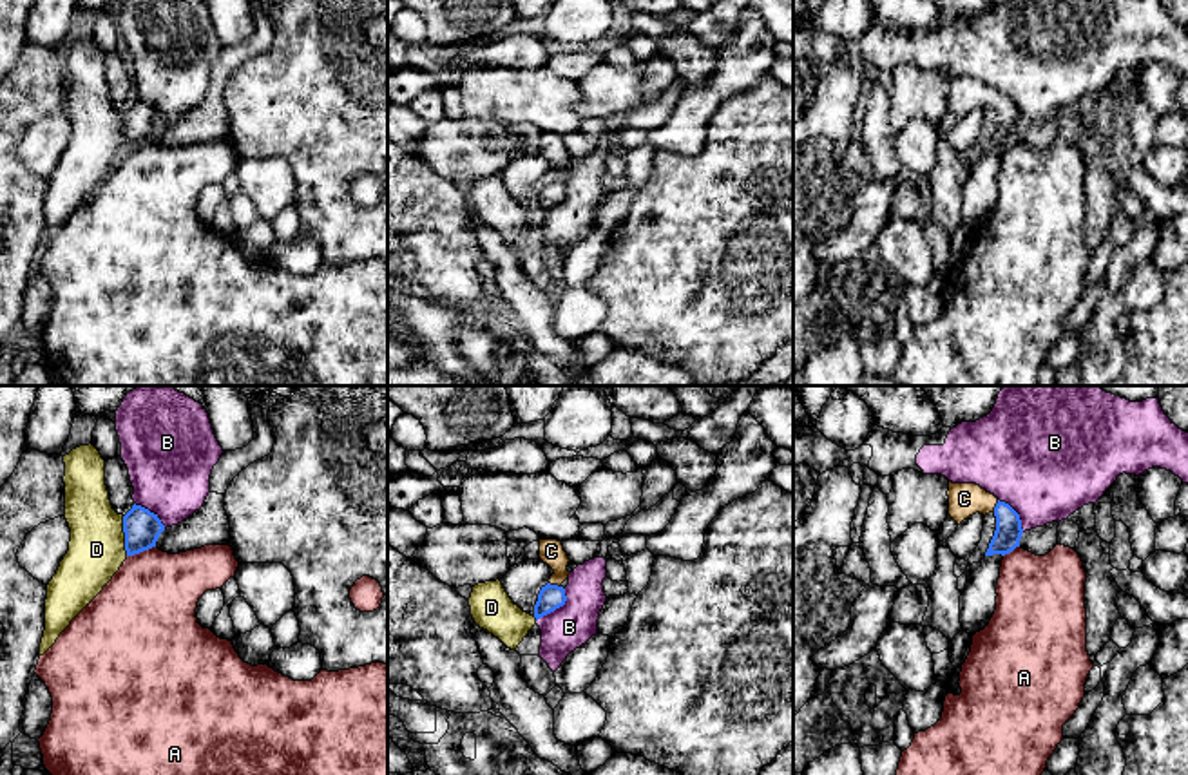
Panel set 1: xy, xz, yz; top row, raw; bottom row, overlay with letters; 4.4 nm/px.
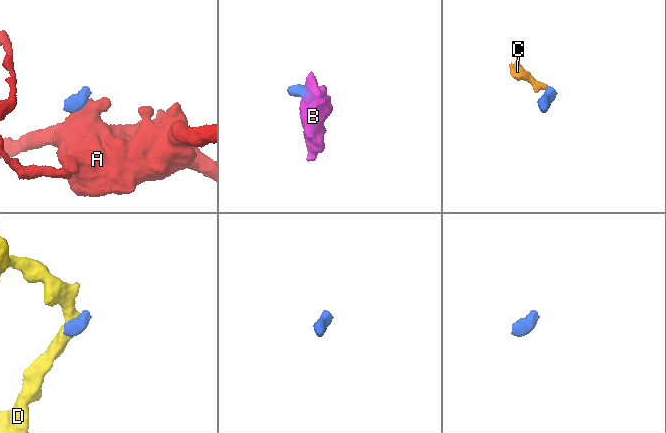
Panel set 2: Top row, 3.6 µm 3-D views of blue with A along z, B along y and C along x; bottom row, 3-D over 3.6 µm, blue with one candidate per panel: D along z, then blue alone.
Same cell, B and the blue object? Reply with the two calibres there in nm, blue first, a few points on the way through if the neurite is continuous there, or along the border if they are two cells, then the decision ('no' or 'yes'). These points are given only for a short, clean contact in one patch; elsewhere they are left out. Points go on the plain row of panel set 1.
110/200 nm | along xz (565, 183), (565, 196), (536, 216) | no

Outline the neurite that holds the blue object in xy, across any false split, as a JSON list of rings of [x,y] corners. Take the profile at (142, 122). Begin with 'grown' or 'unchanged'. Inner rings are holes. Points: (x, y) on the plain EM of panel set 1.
unchanged; [[[134,98],[132,103],[123,110],[127,150],[134,150],[156,141],[156,136],[163,125],[165,120],[158,109]]]

